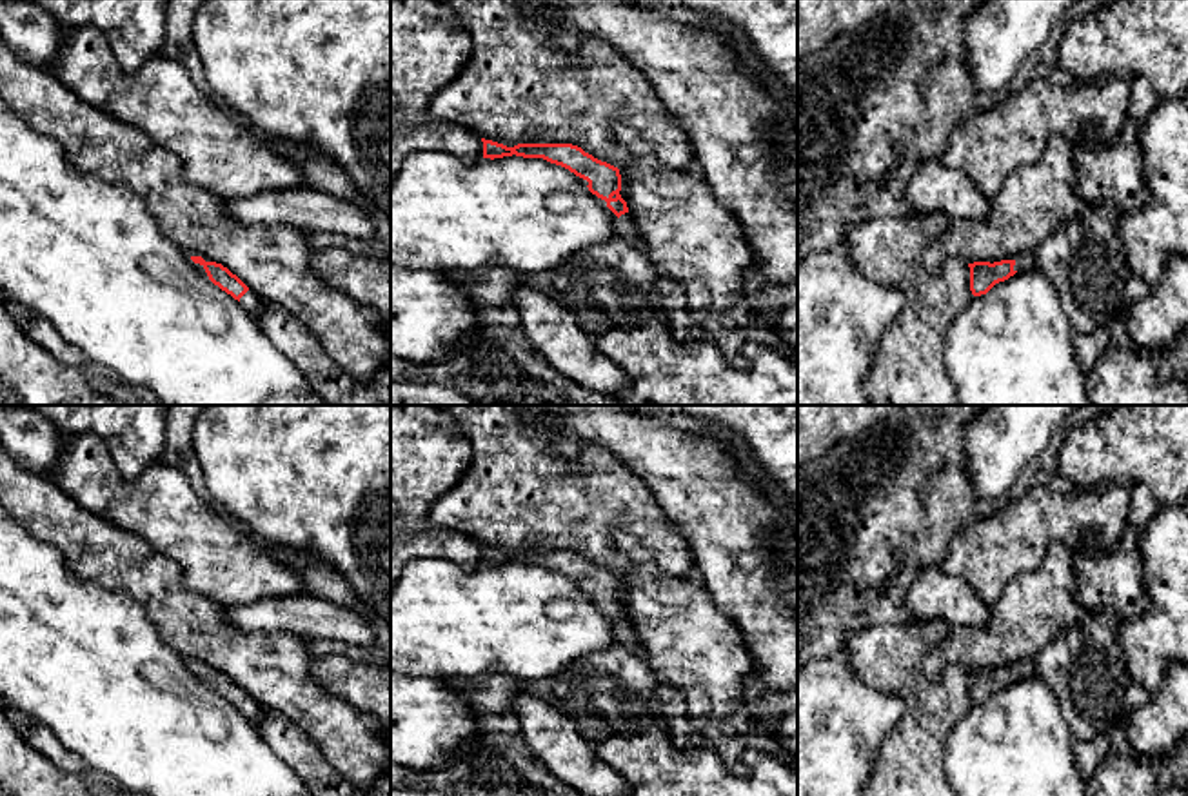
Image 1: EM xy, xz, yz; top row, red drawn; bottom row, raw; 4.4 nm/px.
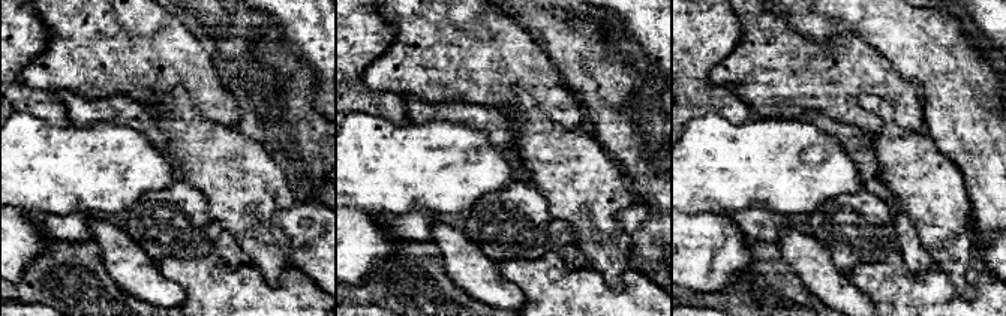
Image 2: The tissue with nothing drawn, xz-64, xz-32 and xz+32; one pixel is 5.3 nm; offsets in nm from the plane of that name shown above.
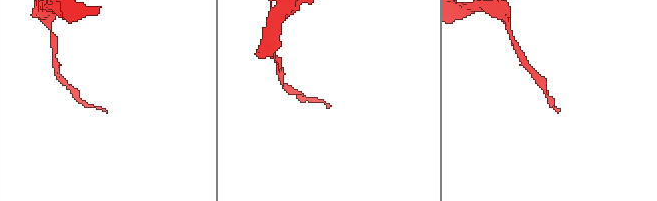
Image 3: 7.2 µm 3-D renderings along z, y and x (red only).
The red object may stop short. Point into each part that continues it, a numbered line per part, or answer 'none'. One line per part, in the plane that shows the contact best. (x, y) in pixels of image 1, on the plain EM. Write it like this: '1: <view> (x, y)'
1: xy (249, 707)

